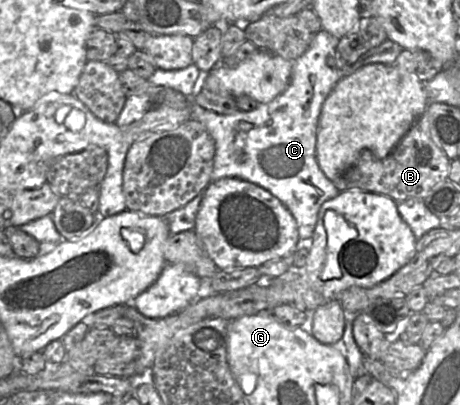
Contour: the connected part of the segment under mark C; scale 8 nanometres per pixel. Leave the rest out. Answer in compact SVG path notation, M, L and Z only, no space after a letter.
M323 29L315 33L309 48L292 61L292 75L287 88L271 102L259 104L250 112L239 110L235 114L219 115L195 104L194 98L202 90L202 76L209 72L202 72L194 63L180 70L157 68L154 74L147 79L152 85L169 87L192 99L191 119L202 123L215 141L211 181L233 177L249 181L268 190L287 207L295 218L301 240L312 238L321 205L340 193L333 181L325 176L316 159L318 123L323 102L342 77L355 72L364 65L364 60L359 59L350 67L330 68L327 65L327 57L335 51L338 42L337 37Z

